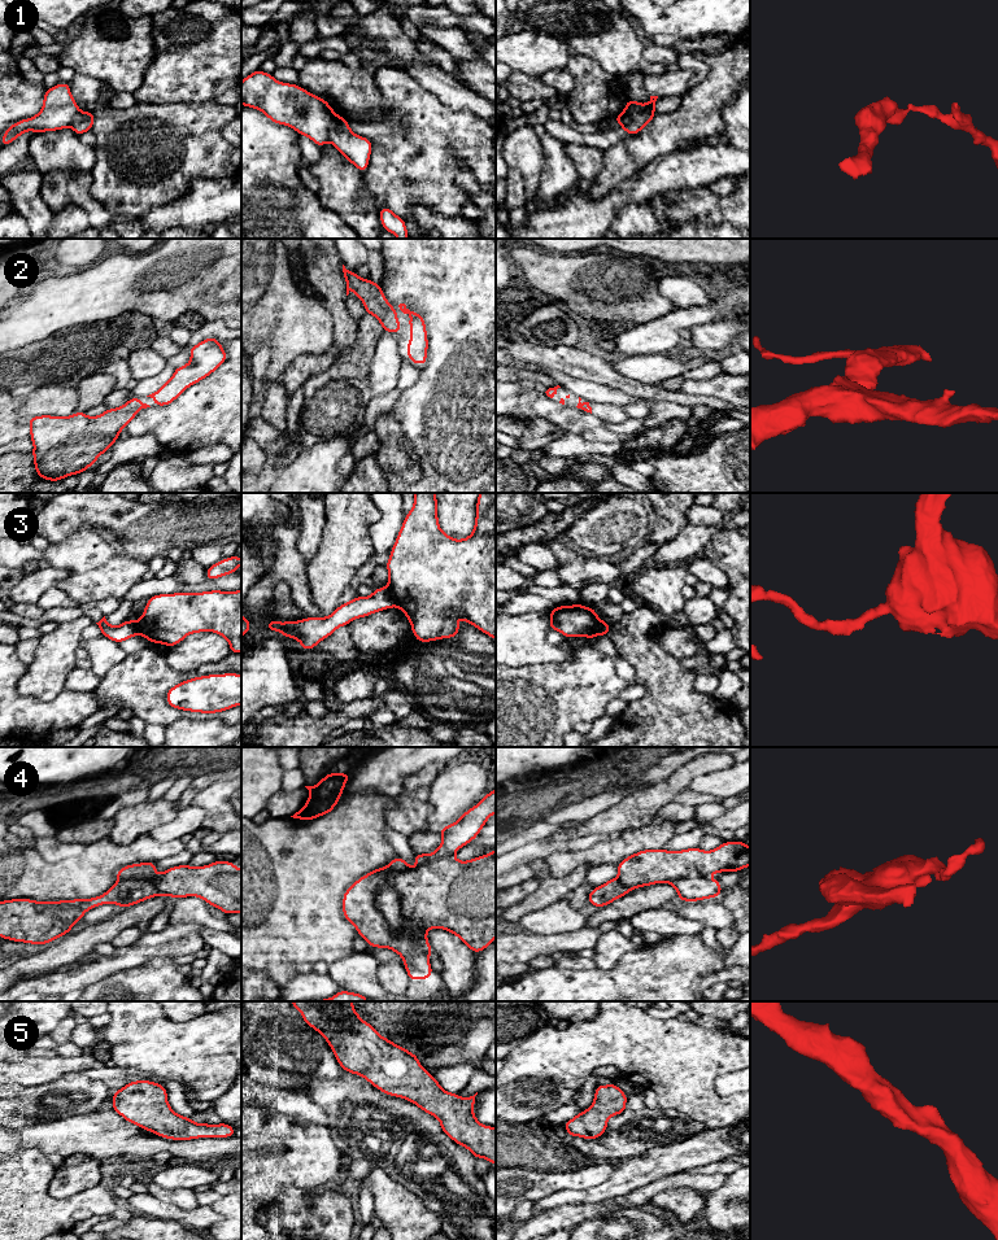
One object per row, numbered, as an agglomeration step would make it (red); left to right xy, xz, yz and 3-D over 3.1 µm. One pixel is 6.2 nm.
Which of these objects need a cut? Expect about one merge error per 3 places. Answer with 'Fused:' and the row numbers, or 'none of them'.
Fused: 1, 3, 4

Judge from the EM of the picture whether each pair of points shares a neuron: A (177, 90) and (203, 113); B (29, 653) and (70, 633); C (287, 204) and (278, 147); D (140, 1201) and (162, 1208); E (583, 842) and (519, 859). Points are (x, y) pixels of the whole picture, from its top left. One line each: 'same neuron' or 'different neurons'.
A: different neurons
B: different neurons
C: same neuron
D: same neuron
E: same neuron

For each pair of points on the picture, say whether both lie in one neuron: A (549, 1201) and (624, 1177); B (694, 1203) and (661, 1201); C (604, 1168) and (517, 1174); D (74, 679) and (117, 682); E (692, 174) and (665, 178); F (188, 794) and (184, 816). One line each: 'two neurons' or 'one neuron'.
A: one neuron
B: one neuron
C: one neuron
D: two neurons
E: one neuron
F: two neurons

